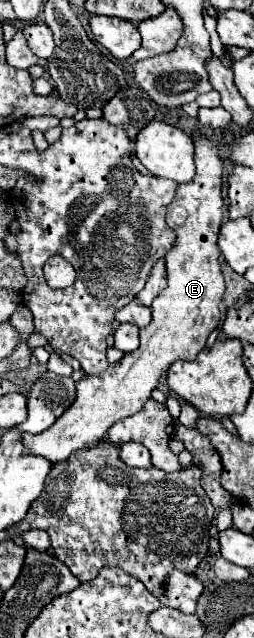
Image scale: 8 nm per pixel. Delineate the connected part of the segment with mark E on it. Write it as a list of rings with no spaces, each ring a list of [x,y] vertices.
[[[199,129],[193,131],[193,141],[195,141],[197,173],[195,173],[193,181],[177,187],[177,193],[167,207],[167,225],[175,231],[177,241],[173,245],[173,251],[169,251],[165,255],[167,289],[161,291],[161,295],[157,295],[157,299],[153,301],[153,321],[149,323],[149,327],[139,331],[141,345],[135,351],[125,353],[121,357],[121,361],[117,361],[113,367],[109,367],[109,371],[105,371],[105,375],[99,375],[99,377],[85,375],[77,383],[77,395],[75,395],[73,405],[47,431],[37,433],[37,435],[31,435],[31,433],[21,435],[21,443],[31,455],[39,455],[39,457],[49,459],[49,463],[57,463],[57,461],[65,461],[71,453],[75,453],[79,449],[95,447],[113,423],[125,419],[127,415],[141,411],[145,401],[151,397],[151,391],[159,385],[161,373],[167,371],[173,361],[193,361],[195,355],[199,355],[199,351],[205,347],[209,333],[213,329],[217,329],[217,325],[221,321],[219,303],[221,303],[223,291],[225,291],[225,281],[223,281],[221,261],[219,261],[221,251],[217,247],[217,237],[219,237],[219,229],[223,223],[221,187],[223,187],[223,165],[225,165],[225,161],[221,157],[219,145],[215,141],[207,139]]]

